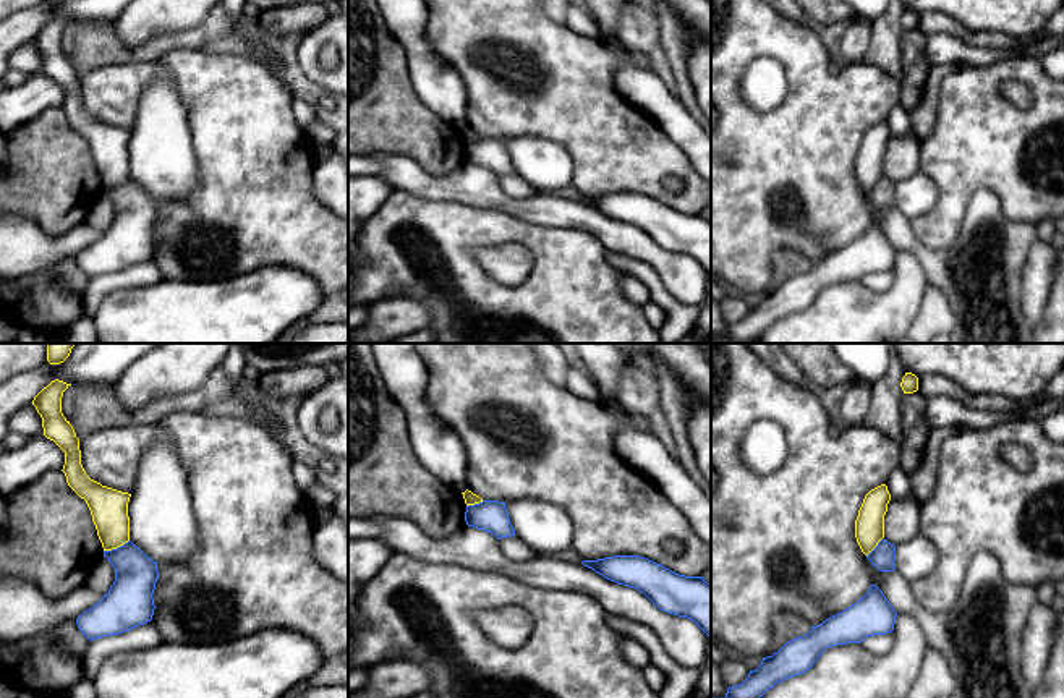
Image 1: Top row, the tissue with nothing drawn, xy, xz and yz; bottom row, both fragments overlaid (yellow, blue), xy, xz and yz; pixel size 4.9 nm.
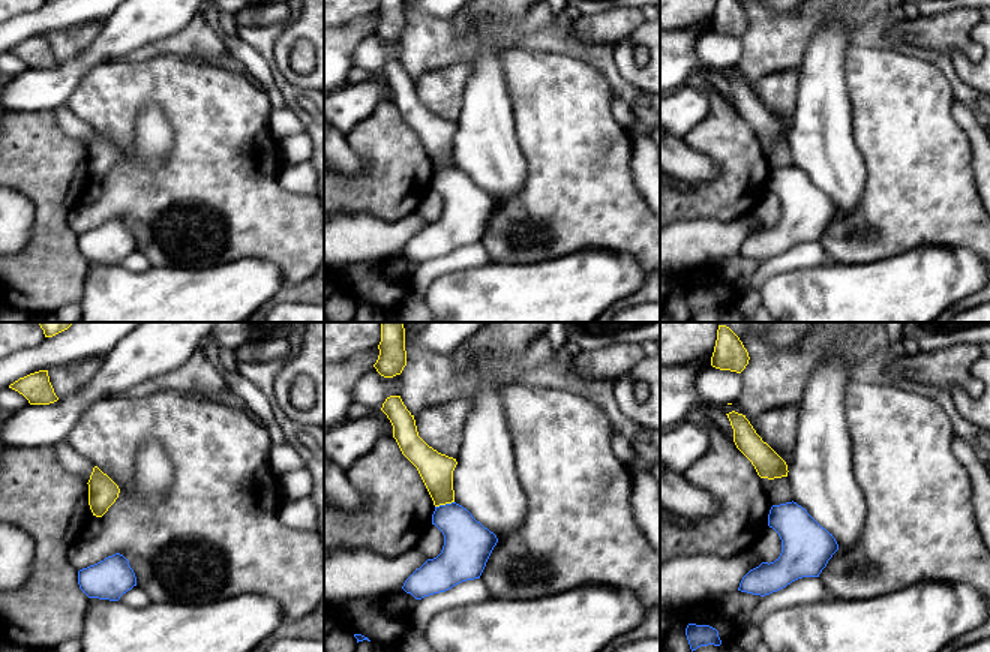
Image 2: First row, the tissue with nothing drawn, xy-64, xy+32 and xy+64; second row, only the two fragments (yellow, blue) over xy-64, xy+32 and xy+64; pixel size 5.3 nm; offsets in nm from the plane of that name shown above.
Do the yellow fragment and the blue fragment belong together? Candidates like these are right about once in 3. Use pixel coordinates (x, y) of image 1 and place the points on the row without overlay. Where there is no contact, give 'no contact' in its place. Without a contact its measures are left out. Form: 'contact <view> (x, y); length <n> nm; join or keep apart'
contact xy (115, 185); length 140 nm; keep apart

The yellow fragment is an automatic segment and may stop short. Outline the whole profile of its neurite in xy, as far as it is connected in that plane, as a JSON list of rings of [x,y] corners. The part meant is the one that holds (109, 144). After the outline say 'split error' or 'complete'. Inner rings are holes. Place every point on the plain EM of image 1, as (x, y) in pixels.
[[[52,18],[32,37],[42,55],[44,73],[65,89],[63,110],[68,123],[86,138],[104,188],[112,188],[130,178],[128,139],[131,131],[91,117],[81,102],[79,76],[62,50],[63,29],[71,21]]]; complete

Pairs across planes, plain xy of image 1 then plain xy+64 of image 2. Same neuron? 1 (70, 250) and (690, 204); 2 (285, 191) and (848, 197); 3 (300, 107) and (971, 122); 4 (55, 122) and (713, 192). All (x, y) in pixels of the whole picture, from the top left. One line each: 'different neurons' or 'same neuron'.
1: different neurons
2: different neurons
3: same neuron
4: same neuron

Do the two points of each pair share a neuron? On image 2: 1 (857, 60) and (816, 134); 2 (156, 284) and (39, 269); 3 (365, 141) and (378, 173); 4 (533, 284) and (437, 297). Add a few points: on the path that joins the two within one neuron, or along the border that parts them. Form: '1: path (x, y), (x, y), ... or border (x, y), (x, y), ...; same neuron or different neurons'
1: border (848, 48), (845, 83), (852, 117); different neurons
2: border (87, 269), (83, 297), (78, 302); different neurons
3: path (372, 149), (378, 155), (378, 165); same neuron
4: path (509, 297), (461, 297); same neuron

